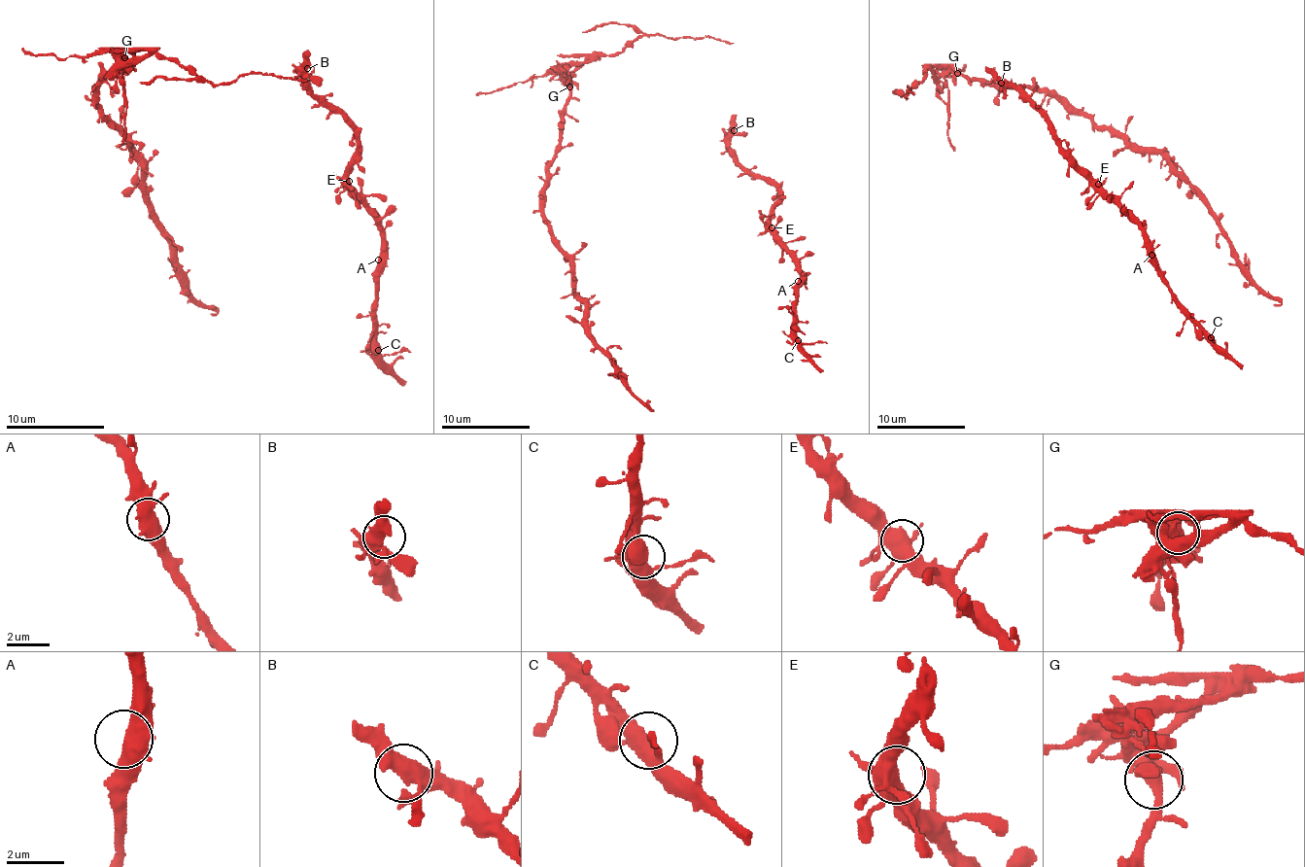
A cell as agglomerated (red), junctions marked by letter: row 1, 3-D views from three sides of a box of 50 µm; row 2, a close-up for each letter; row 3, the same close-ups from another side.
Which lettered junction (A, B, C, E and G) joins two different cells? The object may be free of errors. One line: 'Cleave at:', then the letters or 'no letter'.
Cleave at: G

